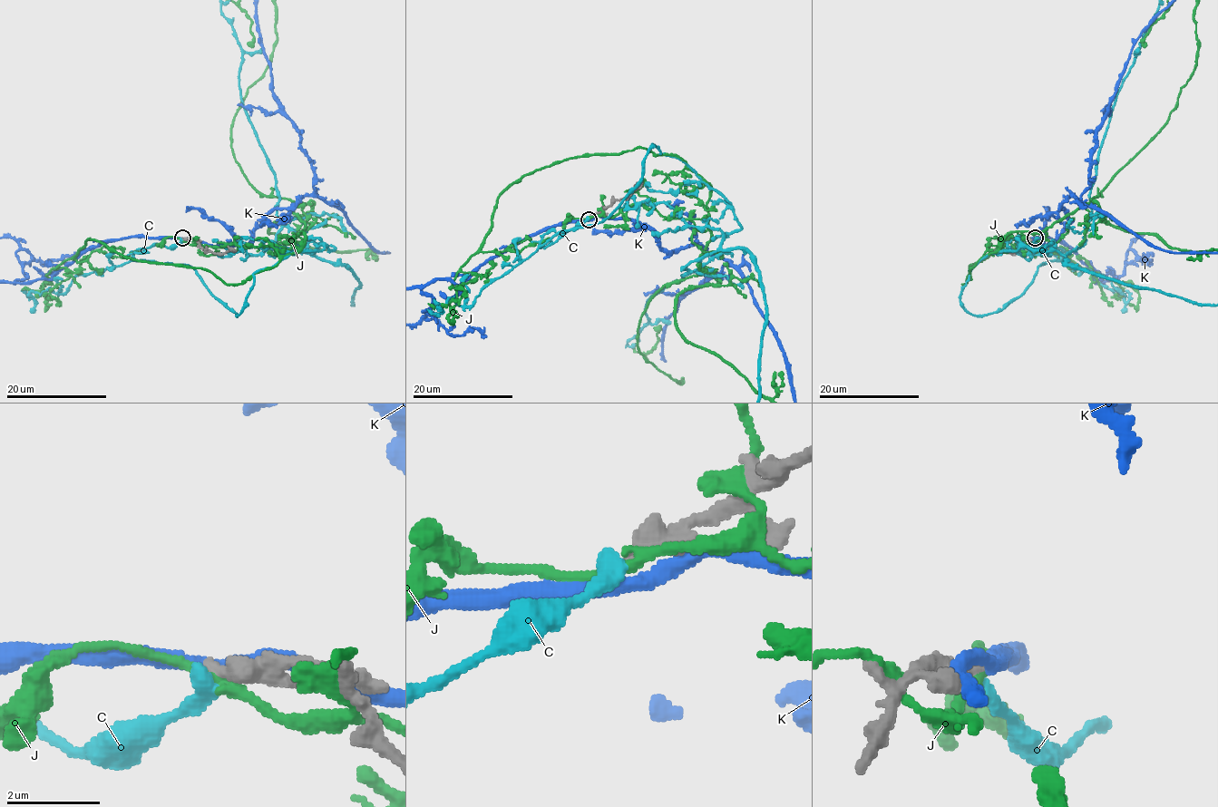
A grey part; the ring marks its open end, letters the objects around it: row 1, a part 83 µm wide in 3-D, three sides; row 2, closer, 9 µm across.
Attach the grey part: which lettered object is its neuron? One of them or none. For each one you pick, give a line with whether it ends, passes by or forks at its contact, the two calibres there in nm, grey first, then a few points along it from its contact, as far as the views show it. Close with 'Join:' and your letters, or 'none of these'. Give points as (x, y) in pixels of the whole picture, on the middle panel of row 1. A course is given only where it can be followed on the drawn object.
Join: none of these

